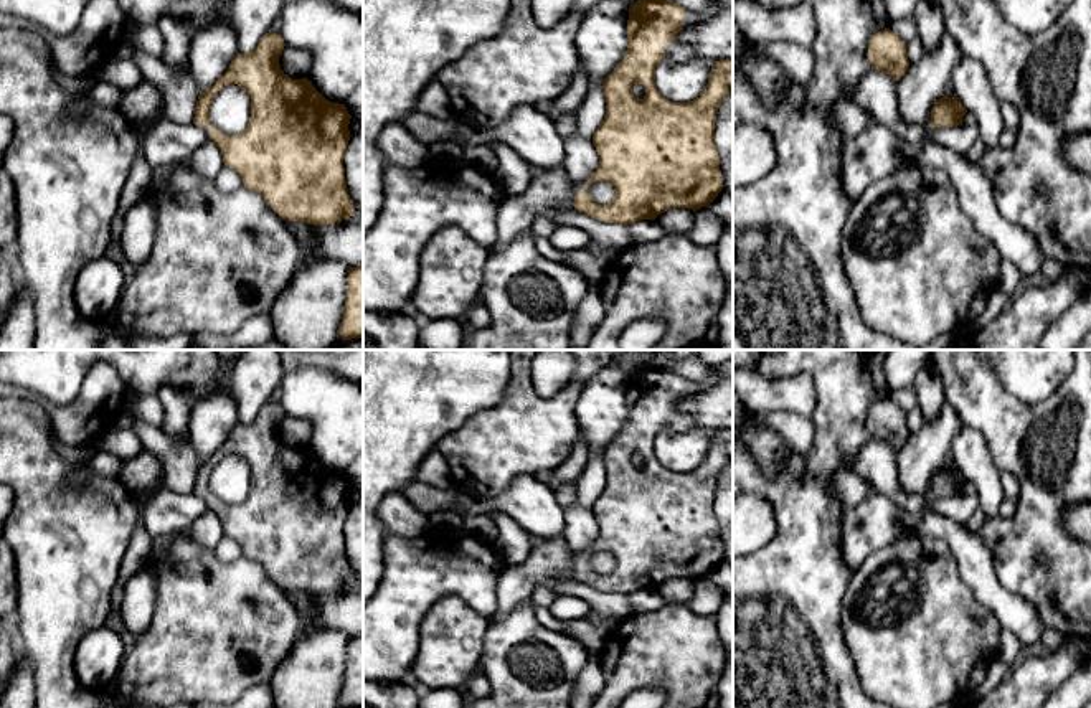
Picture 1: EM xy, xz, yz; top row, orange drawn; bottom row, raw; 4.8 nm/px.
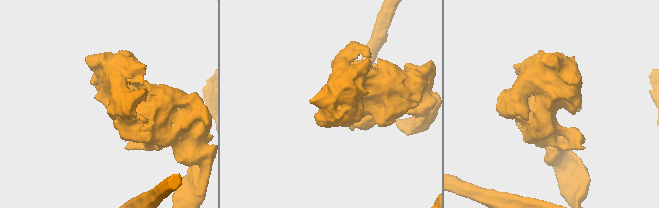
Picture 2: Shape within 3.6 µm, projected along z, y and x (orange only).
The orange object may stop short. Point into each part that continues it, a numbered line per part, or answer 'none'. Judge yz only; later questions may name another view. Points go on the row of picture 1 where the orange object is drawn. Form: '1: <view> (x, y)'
none

